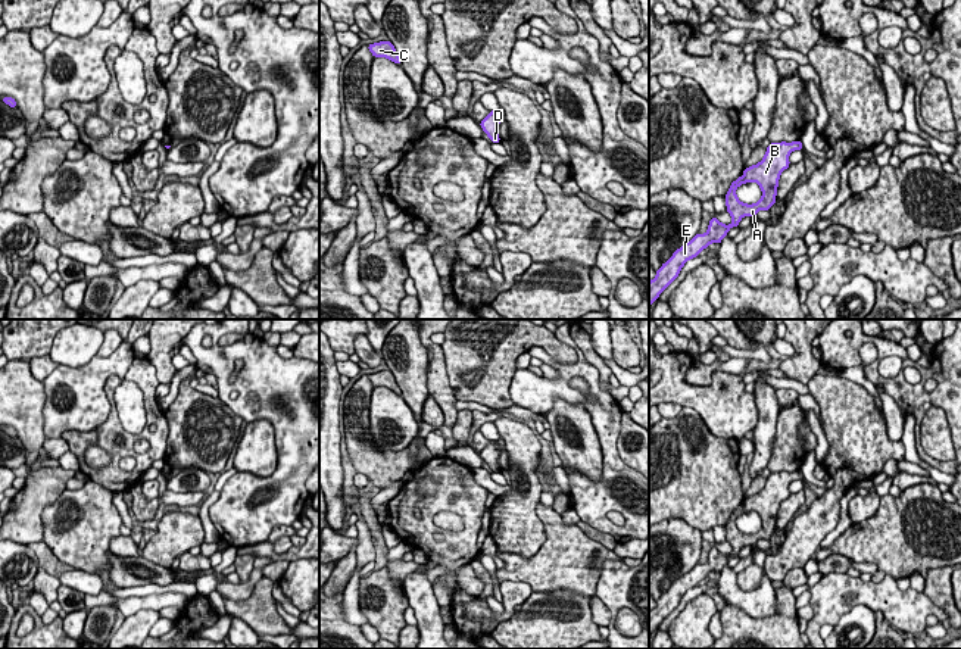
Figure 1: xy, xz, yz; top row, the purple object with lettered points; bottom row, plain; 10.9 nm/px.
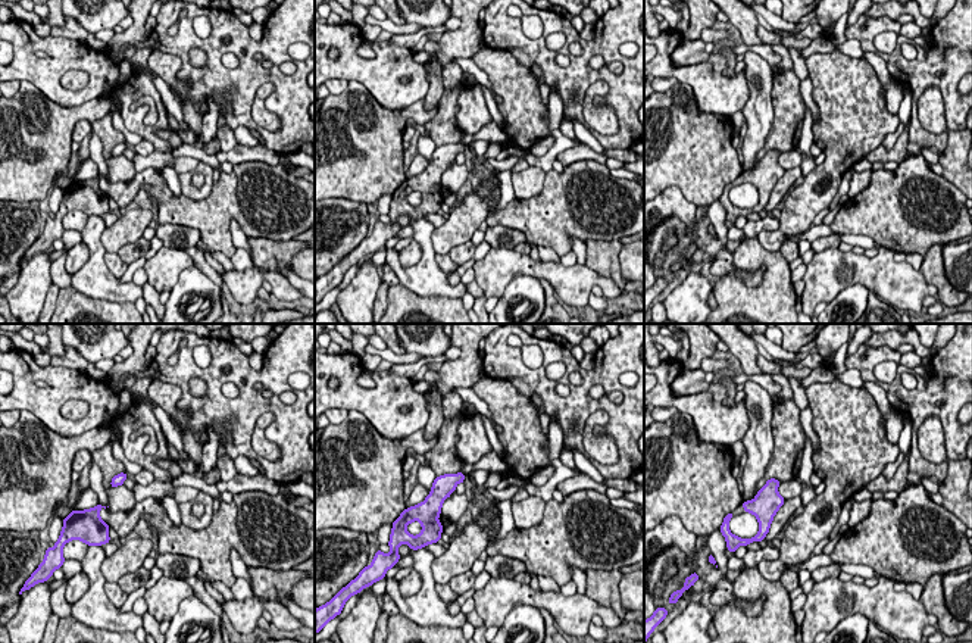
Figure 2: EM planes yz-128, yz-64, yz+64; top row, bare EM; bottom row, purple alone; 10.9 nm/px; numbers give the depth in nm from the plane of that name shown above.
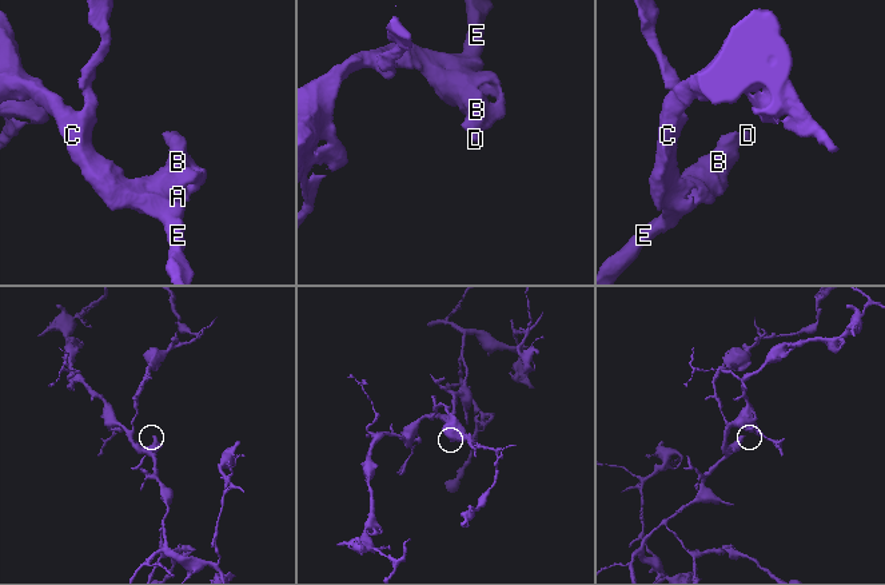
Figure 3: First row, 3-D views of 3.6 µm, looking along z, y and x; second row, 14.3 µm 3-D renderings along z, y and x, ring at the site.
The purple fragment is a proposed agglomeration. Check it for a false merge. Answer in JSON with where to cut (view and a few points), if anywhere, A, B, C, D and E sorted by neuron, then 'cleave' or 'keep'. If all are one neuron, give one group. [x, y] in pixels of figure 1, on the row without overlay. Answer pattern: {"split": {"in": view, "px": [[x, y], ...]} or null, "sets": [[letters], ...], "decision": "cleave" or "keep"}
{"split": null, "sets": [["A", "B", "C", "D", "E"]], "decision": "keep"}

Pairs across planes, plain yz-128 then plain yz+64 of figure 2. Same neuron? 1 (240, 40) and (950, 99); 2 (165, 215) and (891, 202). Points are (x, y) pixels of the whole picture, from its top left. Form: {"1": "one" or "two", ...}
{"1": "one", "2": "one"}

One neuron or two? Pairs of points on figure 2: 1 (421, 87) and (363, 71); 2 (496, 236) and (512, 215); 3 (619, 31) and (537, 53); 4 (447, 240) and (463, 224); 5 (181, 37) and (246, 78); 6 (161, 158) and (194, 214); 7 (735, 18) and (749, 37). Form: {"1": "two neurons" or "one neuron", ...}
{"1": "one neuron", "2": "two neurons", "3": "one neuron", "4": "one neuron", "5": "one neuron", "6": "two neurons", "7": "one neuron"}

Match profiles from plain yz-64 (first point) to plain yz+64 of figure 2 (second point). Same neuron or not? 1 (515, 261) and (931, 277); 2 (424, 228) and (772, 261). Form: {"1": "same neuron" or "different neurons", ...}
{"1": "different neurons", "2": "different neurons"}

